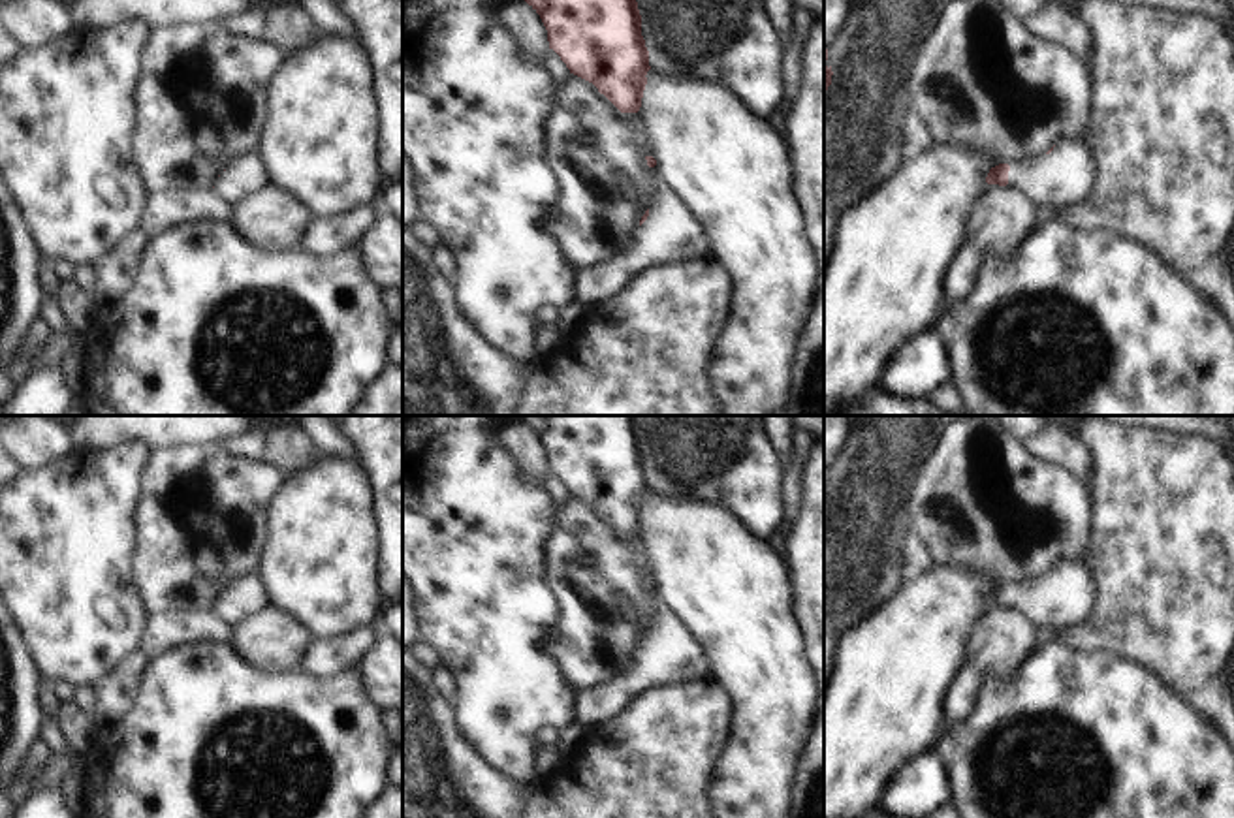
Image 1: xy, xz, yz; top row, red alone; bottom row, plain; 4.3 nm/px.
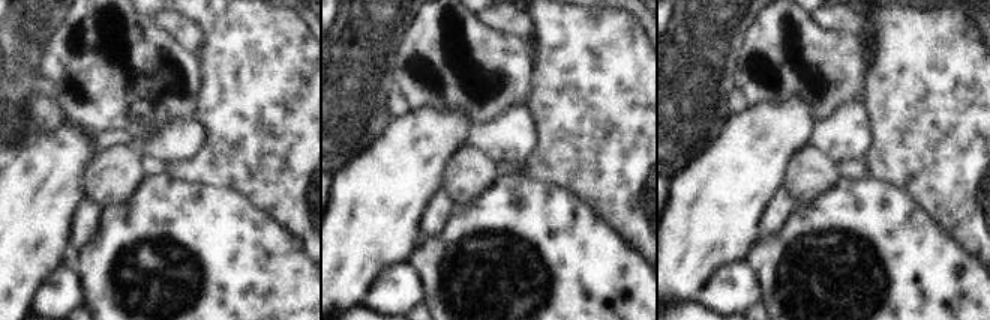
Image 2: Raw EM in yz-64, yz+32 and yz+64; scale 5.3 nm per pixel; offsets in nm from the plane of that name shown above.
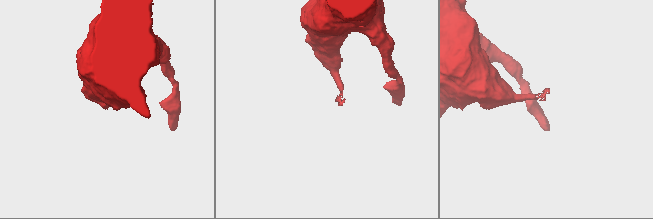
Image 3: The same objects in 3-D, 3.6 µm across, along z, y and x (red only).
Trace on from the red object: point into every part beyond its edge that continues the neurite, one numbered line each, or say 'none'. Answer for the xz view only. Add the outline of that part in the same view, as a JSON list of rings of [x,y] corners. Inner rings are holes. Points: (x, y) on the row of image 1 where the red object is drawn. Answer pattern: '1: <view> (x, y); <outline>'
1: xz (672, 232); [[[664,181],[647,220],[638,229],[636,246],[617,260],[581,271],[583,307],[613,299],[645,269],[675,261],[705,261],[713,243],[705,226],[685,199]]]

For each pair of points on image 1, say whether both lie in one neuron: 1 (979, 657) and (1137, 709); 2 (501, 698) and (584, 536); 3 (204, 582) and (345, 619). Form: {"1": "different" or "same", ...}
{"1": "different", "2": "different", "3": "different"}

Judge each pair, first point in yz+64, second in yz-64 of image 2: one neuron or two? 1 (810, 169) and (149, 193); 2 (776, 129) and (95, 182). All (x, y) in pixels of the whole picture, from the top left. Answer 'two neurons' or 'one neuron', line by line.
1: two neurons
2: two neurons

